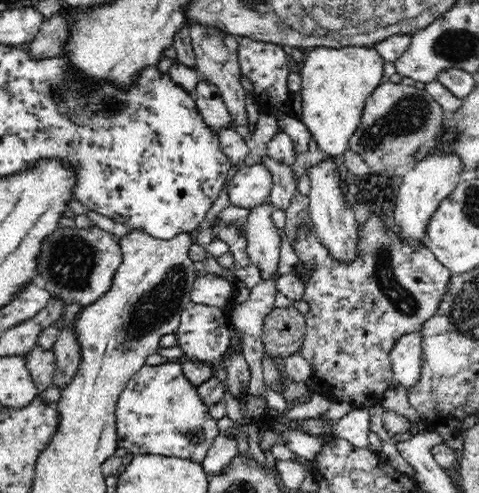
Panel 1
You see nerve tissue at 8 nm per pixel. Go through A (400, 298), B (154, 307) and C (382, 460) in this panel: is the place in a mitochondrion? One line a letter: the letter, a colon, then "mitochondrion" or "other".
A: mitochondrion
B: mitochondrion
C: other

